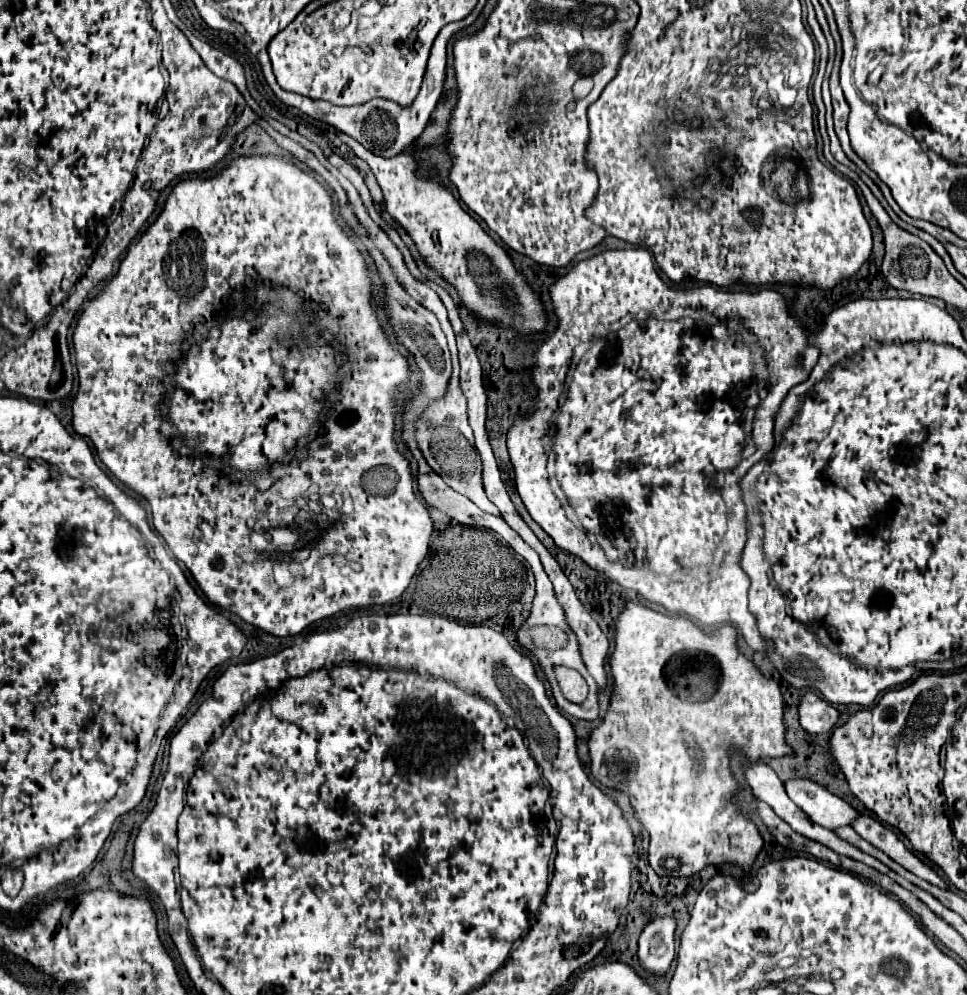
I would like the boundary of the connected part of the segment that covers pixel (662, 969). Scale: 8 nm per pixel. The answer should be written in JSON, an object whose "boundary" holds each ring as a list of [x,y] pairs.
{"boundary":[[[659,917],[653,919],[639,937],[639,963],[653,977],[665,975],[673,963],[675,927],[677,923],[673,917]]]}

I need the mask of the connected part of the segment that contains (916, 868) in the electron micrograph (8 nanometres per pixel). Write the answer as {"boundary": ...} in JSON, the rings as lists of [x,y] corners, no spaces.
{"boundary":[[[861,815],[859,821],[855,821],[853,829],[871,845],[875,845],[877,849],[881,849],[883,853],[887,853],[893,861],[897,861],[899,865],[907,867],[911,873],[915,873],[917,877],[941,887],[941,889],[949,889],[947,883],[935,873],[933,867],[929,867],[925,861],[921,861],[913,851],[909,851],[905,847],[905,843],[895,835],[895,831],[879,821],[875,821],[873,817]]]}

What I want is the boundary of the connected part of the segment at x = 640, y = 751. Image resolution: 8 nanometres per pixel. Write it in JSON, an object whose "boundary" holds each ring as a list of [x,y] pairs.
{"boundary":[[[637,593],[637,602],[631,601],[623,607],[623,611],[619,613],[617,621],[615,621],[615,651],[609,657],[609,667],[611,667],[611,675],[613,675],[613,693],[611,693],[611,703],[607,709],[607,715],[603,717],[601,725],[597,729],[593,729],[591,737],[589,737],[589,755],[591,755],[591,773],[593,777],[605,785],[607,789],[619,789],[625,795],[629,795],[629,803],[639,819],[639,823],[643,825],[643,829],[649,833],[649,865],[657,871],[657,875],[667,875],[667,867],[663,865],[667,859],[677,859],[679,861],[679,877],[689,877],[693,873],[699,873],[701,869],[705,869],[707,865],[737,865],[745,872],[745,876],[750,876],[751,867],[759,855],[759,851],[763,849],[763,837],[757,829],[755,823],[751,823],[751,819],[747,815],[743,815],[731,801],[733,797],[741,791],[741,787],[737,785],[737,781],[731,775],[729,769],[729,757],[733,753],[741,753],[749,763],[761,759],[761,757],[785,757],[785,755],[793,755],[793,749],[785,743],[785,725],[783,725],[783,697],[779,691],[777,681],[769,681],[761,675],[761,671],[749,661],[740,651],[740,644],[747,645],[744,638],[737,640],[737,635],[741,633],[734,625],[723,625],[711,633],[705,633],[701,626],[686,616],[673,616],[657,612],[641,602],[641,598]]]}

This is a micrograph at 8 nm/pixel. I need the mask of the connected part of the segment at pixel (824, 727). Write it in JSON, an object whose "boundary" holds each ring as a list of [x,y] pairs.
{"boundary":[[[807,691],[801,697],[799,717],[801,717],[801,727],[807,733],[817,735],[817,733],[829,733],[835,727],[839,711],[835,707],[829,707],[829,703],[819,699],[815,693]]]}

